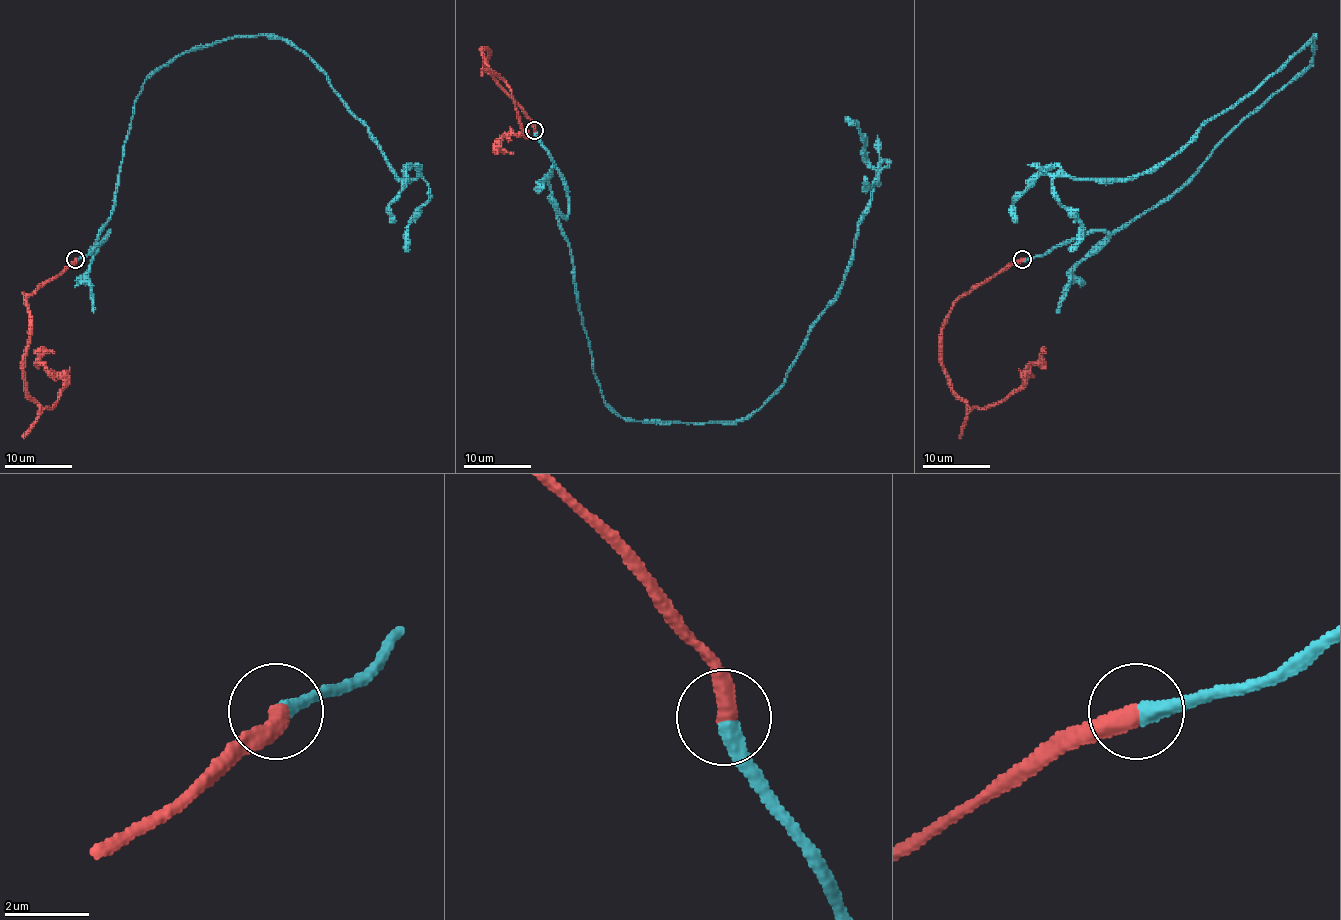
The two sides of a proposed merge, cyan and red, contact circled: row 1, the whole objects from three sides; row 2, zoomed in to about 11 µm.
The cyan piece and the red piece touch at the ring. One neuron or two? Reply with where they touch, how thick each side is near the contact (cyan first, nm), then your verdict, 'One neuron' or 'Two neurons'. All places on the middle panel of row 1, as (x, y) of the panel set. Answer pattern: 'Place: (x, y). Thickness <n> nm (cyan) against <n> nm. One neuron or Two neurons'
Place: (534, 130). Thickness 400 nm (cyan) against 480 nm. One neuron

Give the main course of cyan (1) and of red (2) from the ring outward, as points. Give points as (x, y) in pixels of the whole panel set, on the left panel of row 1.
1: (75, 260), (109, 234), (144, 81), (190, 51), (277, 35), (398, 178), (428, 187), (405, 251)
2: (75, 260), (25, 301), (25, 391), (42, 408), (58, 401), (63, 384), (39, 360), (54, 353)

